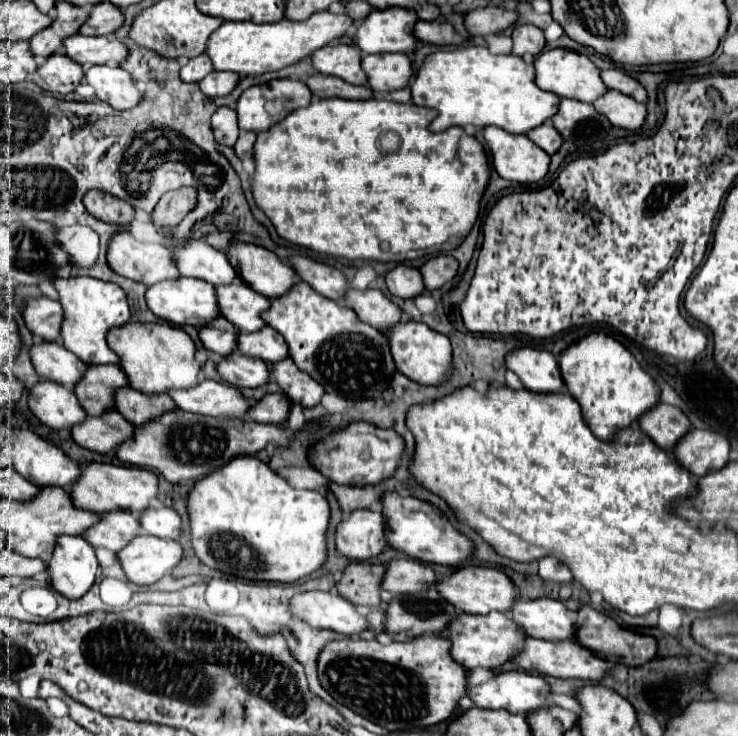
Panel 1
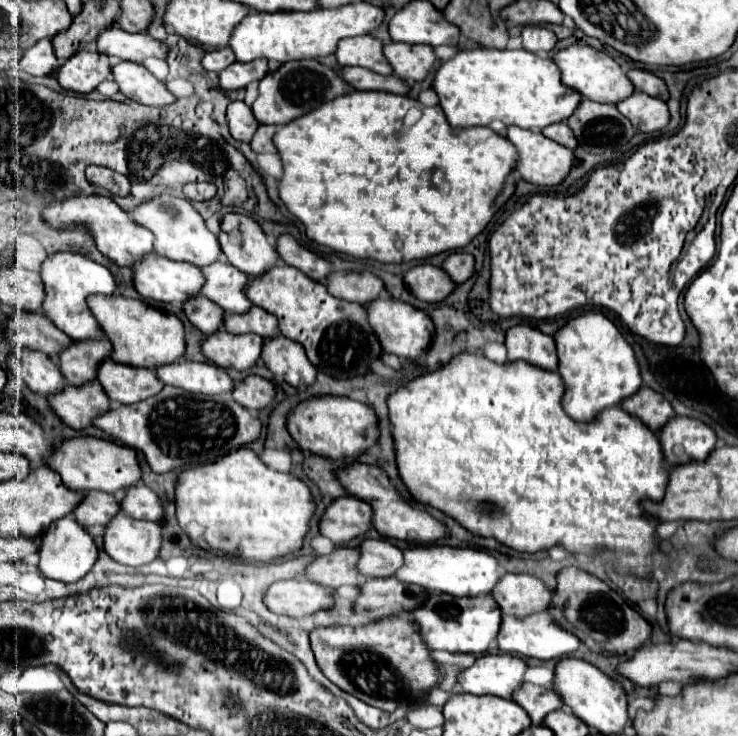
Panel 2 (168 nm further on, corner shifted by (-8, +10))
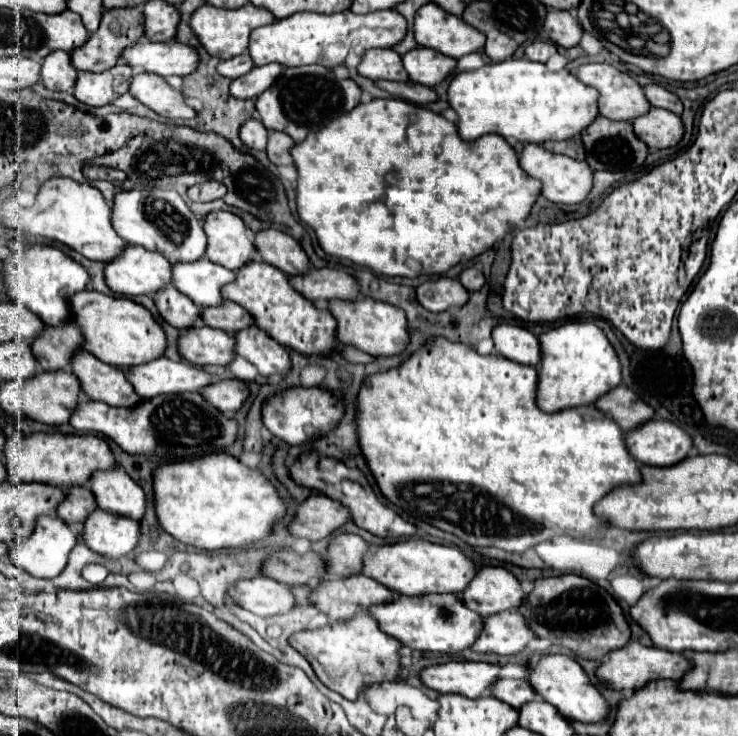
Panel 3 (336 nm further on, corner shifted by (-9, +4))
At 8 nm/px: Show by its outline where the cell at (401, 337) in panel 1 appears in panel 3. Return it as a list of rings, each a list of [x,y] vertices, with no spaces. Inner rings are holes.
[[[335,298],[333,302],[329,302],[329,308],[333,310],[333,318],[337,318],[337,342],[351,344],[371,356],[393,356],[407,348],[409,338],[403,310],[387,302],[377,302],[373,298],[361,298],[353,302]]]

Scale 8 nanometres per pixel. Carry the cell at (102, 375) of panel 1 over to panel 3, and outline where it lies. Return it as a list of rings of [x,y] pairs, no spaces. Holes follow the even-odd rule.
[[[71,322],[69,326],[45,326],[45,334],[31,342],[33,354],[37,354],[37,362],[43,370],[61,370],[69,366],[73,350],[81,348],[83,334]]]

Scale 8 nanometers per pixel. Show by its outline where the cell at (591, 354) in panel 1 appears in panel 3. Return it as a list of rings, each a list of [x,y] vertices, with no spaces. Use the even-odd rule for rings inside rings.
[[[567,322],[539,336],[541,372],[537,380],[537,406],[543,412],[593,404],[599,396],[621,384],[621,364],[603,330],[593,322]]]

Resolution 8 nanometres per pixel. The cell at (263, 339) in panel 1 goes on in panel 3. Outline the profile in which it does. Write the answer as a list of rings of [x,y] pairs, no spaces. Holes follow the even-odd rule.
[[[225,300],[225,306],[203,308],[201,320],[205,326],[225,330],[227,334],[235,334],[235,332],[249,328],[253,324],[253,318],[249,316],[249,312],[231,300]]]

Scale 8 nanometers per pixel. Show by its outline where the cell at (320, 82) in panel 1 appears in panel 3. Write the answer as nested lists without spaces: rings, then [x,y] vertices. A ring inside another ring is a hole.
[[[377,82],[379,88],[387,90],[391,96],[395,98],[403,98],[407,102],[413,102],[413,104],[429,104],[429,102],[437,102],[437,94],[433,88],[429,86],[423,86],[423,84],[417,84],[417,82]]]

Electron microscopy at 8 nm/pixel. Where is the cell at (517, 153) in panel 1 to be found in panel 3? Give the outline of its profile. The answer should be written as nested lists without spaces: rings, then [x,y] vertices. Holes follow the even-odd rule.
[[[529,144],[521,150],[519,162],[521,162],[521,168],[529,176],[541,180],[541,184],[543,184],[541,194],[555,204],[581,204],[593,188],[593,170],[589,168],[589,164],[585,160],[573,160],[569,156],[551,154],[549,150],[545,150],[539,144]]]

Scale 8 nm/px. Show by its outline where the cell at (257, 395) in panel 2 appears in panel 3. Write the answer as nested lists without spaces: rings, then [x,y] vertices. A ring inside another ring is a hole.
[[[235,378],[213,382],[213,386],[209,386],[201,392],[201,396],[207,402],[211,402],[211,406],[217,406],[217,410],[221,410],[221,412],[239,410],[243,406],[247,394],[249,394],[247,386]]]

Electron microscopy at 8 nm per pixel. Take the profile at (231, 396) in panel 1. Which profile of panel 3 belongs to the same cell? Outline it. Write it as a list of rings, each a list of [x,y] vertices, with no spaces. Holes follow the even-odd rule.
[[[165,356],[155,358],[145,366],[129,368],[127,378],[143,400],[171,392],[199,392],[203,386],[213,382],[213,378],[201,368],[189,362],[173,362]]]

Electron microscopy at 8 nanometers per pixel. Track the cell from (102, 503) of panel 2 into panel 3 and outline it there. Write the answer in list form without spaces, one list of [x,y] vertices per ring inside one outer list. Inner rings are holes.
[[[71,486],[65,490],[65,502],[57,506],[57,516],[67,524],[83,522],[97,508],[93,492],[87,486]]]

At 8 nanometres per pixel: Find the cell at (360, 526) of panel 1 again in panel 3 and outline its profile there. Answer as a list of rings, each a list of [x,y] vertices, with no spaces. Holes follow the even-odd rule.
[[[313,492],[297,506],[295,518],[287,524],[287,530],[295,538],[307,538],[315,542],[329,538],[347,520],[349,510],[341,506],[341,502]]]

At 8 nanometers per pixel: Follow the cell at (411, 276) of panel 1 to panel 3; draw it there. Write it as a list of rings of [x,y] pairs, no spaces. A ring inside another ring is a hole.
[[[441,276],[429,280],[417,288],[417,300],[429,312],[445,312],[453,306],[463,306],[469,300],[469,292],[459,280]]]

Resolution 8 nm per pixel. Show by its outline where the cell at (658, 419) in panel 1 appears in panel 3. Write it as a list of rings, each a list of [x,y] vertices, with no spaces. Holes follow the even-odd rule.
[[[617,386],[617,390],[611,390],[609,394],[605,394],[605,398],[601,398],[601,402],[595,402],[595,406],[601,412],[609,414],[617,424],[621,424],[625,432],[641,426],[643,422],[655,416],[653,408],[647,406],[627,386]]]

